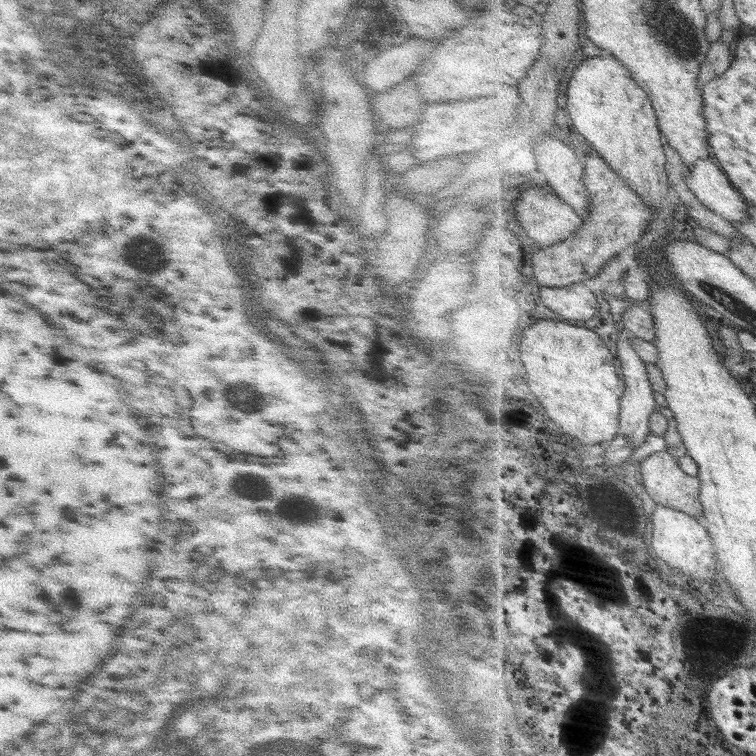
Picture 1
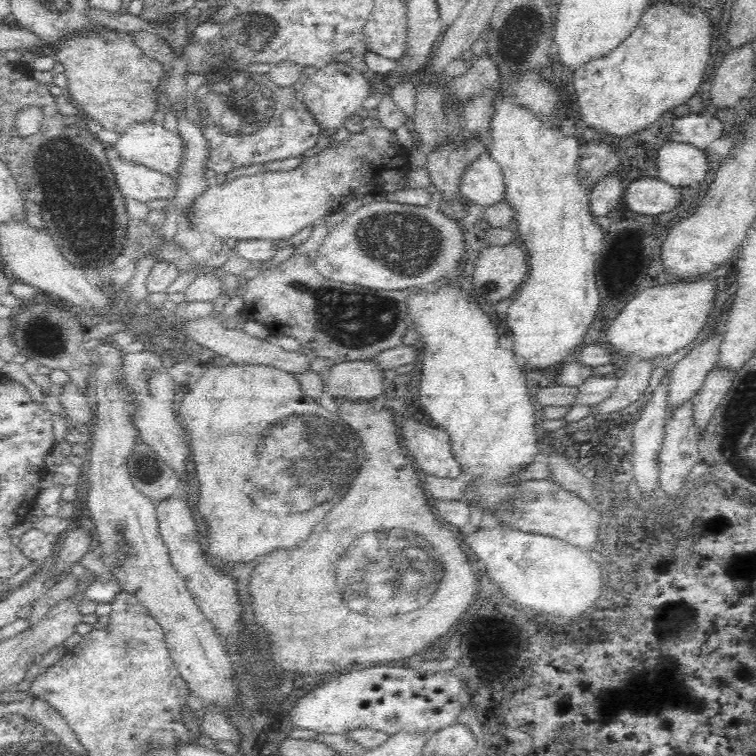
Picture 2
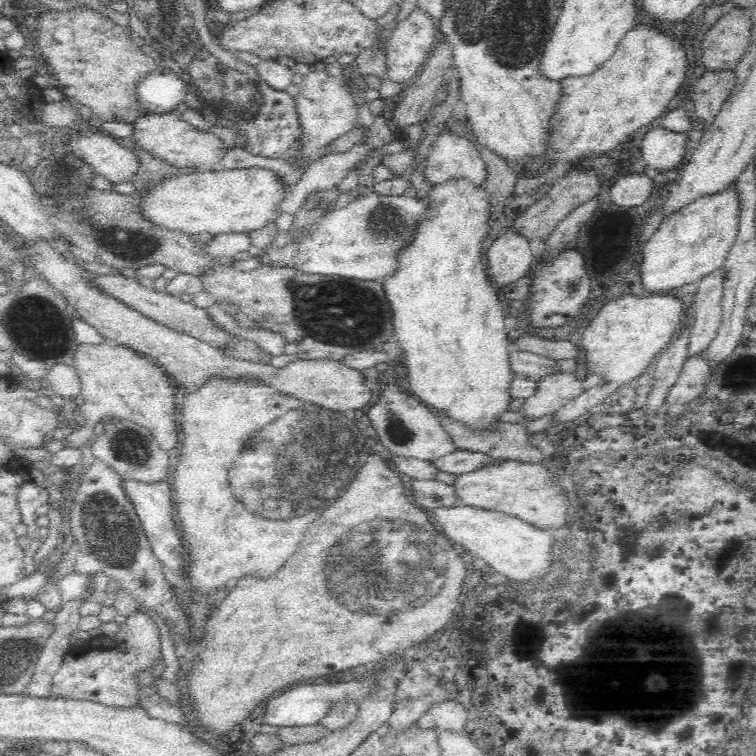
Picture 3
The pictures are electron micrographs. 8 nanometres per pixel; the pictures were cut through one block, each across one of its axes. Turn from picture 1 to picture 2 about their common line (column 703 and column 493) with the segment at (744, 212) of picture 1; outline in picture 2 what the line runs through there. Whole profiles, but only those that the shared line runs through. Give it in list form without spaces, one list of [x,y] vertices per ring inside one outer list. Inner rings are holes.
[[[487,152],[472,162],[460,176],[458,190],[462,200],[484,208],[502,200],[504,179],[497,162]]]

